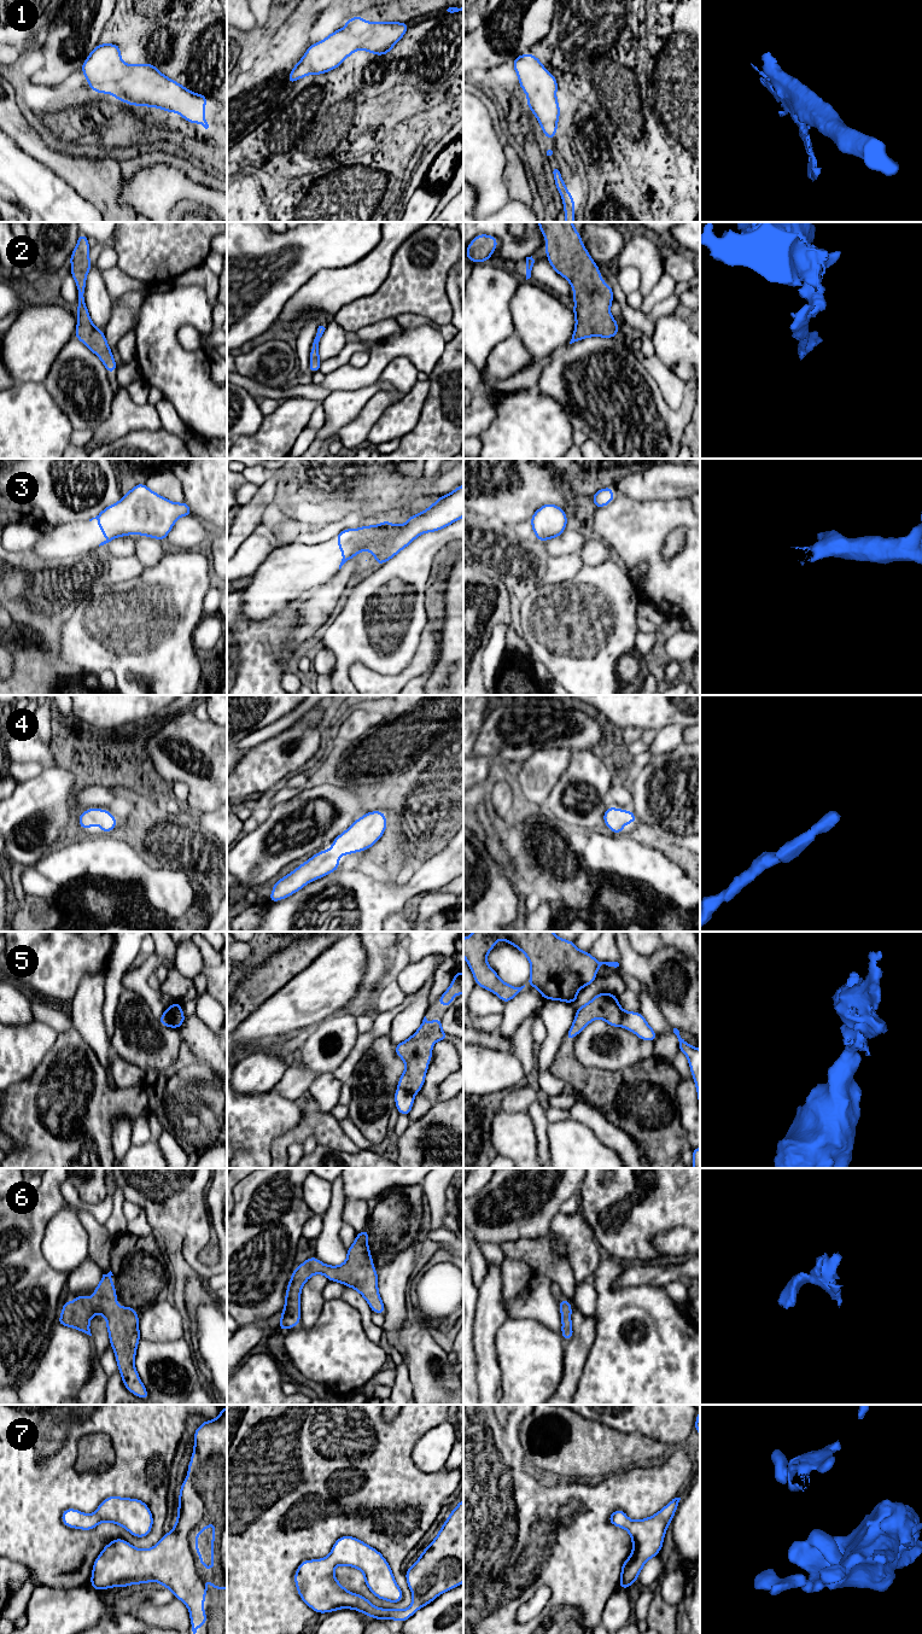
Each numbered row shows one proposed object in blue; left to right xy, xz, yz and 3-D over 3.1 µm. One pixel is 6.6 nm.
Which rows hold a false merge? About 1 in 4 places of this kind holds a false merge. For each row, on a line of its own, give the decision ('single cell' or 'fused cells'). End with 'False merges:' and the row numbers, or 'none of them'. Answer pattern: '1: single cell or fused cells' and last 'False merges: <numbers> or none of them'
1: single cell
2: single cell
3: single cell
4: single cell
5: fused cells
6: single cell
7: single cell
False merges: 5

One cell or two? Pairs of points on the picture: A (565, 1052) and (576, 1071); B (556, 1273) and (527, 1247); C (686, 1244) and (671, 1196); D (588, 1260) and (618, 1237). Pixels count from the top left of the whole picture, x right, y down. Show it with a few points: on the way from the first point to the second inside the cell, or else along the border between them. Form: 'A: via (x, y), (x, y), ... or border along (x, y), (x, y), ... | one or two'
A: via (565, 1057), (571, 1066) | one
B: via (549, 1266), (535, 1253) | one
C: border along (687, 1226), (675, 1226), (654, 1237) | two
D: border along (585, 1221), (600, 1246) | two

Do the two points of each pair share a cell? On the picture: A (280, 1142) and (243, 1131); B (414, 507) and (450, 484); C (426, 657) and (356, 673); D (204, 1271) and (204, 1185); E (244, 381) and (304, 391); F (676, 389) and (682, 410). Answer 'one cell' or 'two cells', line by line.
A: two cells
B: one cell
C: one cell
D: one cell
E: one cell
F: two cells

